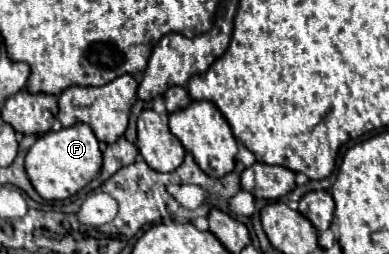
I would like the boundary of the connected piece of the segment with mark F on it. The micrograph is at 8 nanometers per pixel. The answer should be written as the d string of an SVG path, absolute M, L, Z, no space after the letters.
M76 123L72 127L40 135L26 155L26 173L38 195L46 201L72 197L100 173L100 167L102 151L94 131L86 123Z

